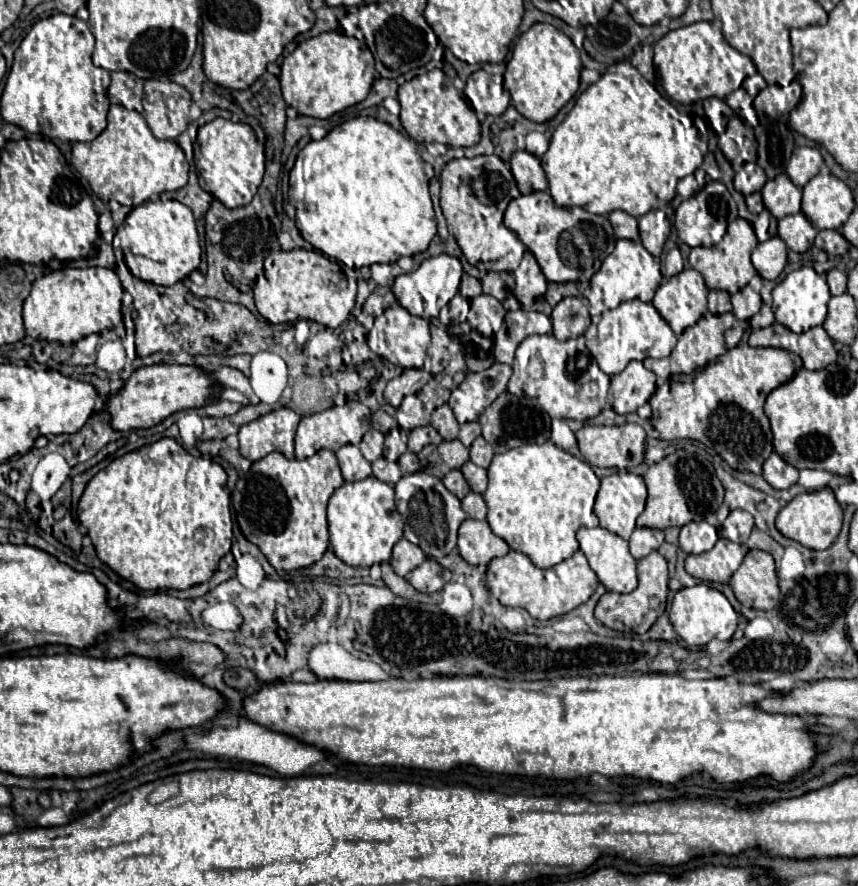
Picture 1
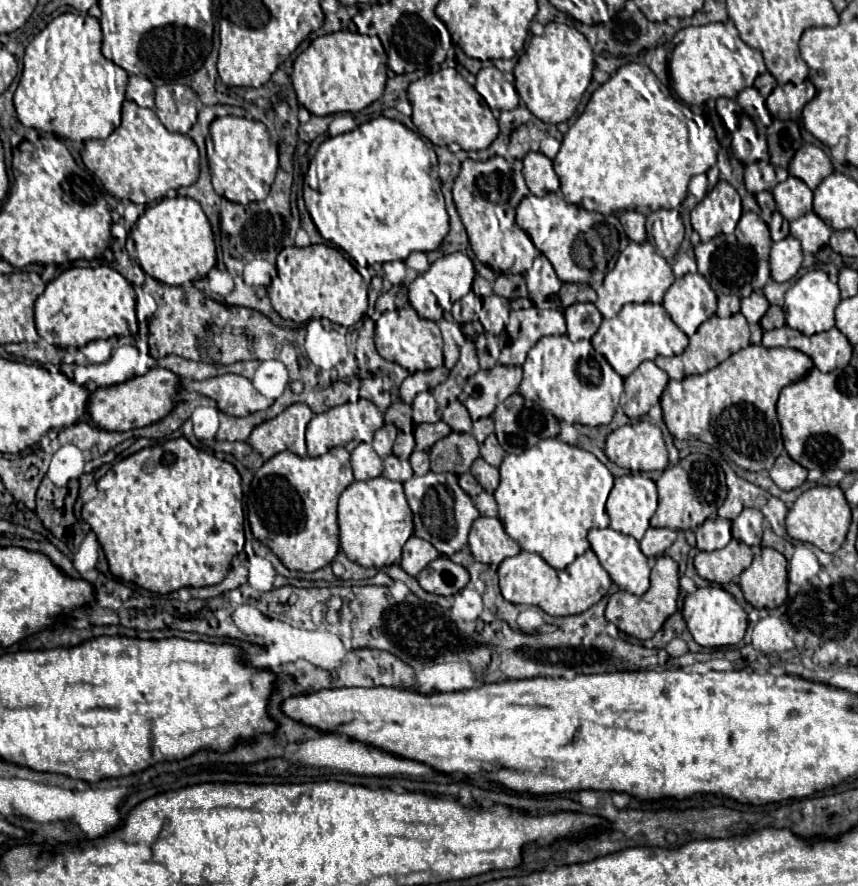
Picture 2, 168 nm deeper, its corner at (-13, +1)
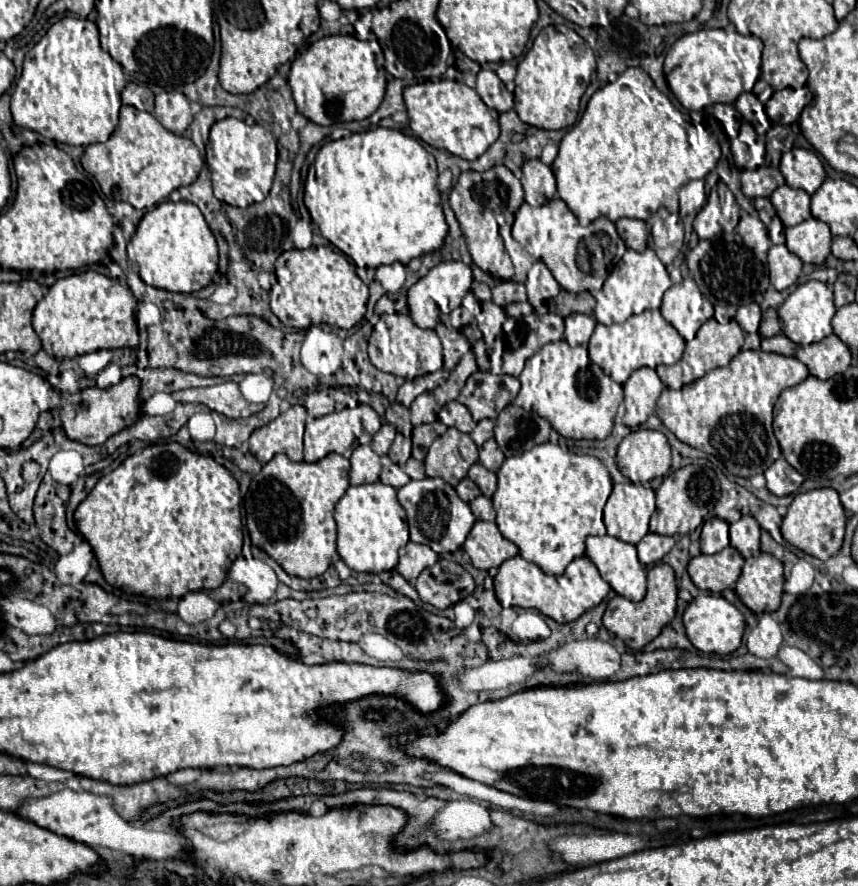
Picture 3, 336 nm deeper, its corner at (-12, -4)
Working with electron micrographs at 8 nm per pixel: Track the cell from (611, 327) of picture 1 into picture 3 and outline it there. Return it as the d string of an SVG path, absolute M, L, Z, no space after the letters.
M645 310L637 316L631 316L625 324L597 324L588 344L589 360L601 366L601 370L619 384L623 384L635 370L643 366L655 369L659 364L675 364L683 356L685 348L685 340L661 316L659 310Z

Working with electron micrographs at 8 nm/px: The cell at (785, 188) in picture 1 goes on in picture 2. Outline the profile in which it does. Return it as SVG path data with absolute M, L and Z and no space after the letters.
M788 175L784 183L778 183L772 189L772 195L778 211L788 221L794 221L804 213L812 211L812 189L794 175Z

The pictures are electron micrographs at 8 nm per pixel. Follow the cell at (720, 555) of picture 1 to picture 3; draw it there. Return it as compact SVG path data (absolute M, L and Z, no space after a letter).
M725 548L717 554L699 554L691 558L687 572L699 590L719 594L731 588L743 568L743 556L735 548Z

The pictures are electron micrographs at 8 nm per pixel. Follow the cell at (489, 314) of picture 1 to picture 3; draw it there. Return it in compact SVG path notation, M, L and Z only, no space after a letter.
M493 301L481 302L482 311L474 320L482 332L482 339L492 349L496 337L502 332L502 325L507 320L504 308L496 305Z

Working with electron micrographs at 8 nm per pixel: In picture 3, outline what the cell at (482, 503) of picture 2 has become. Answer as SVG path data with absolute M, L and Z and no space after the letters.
M477 496L473 502L469 502L469 506L477 520L495 520L495 510L487 496Z

